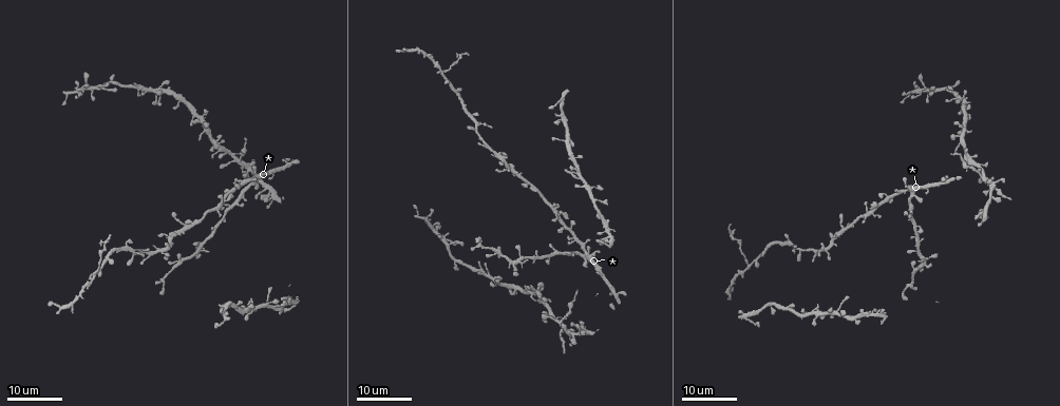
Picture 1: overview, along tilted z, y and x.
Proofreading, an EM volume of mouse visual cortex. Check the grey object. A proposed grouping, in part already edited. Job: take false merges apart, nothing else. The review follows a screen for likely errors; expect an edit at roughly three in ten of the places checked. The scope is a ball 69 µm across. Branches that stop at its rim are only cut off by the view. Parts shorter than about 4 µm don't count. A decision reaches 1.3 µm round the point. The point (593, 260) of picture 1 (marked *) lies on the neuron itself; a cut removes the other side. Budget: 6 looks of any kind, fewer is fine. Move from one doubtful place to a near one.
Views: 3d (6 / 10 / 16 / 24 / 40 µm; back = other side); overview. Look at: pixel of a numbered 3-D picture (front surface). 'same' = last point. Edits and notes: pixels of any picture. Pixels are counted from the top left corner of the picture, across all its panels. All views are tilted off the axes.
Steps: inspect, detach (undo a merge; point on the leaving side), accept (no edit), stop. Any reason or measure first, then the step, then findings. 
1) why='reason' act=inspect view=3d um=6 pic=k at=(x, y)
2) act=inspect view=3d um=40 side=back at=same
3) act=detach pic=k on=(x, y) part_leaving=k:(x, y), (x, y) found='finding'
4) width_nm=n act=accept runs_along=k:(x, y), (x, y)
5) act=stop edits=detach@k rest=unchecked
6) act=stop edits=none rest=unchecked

why='four-way junction' act=inspect view=3d um=24 pic=1 at=(985, 176)

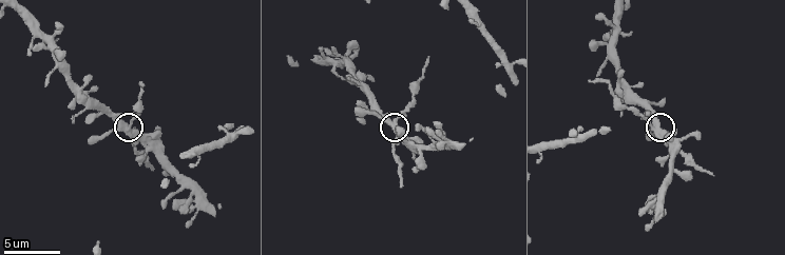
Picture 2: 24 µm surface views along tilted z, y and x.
act=inspect view=3d um=10 pic=2 at=(124, 131)

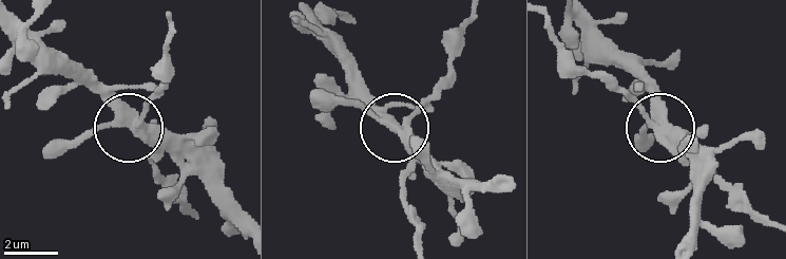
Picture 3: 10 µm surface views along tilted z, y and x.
width_nm=370 act=detach pic=3 on=(644, 113) part_leaving=3:(665, 144), (652, 118), (587, 72), (549, 25) found='a second neuron is stuck on'

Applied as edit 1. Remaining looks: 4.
act=inspect view=overview

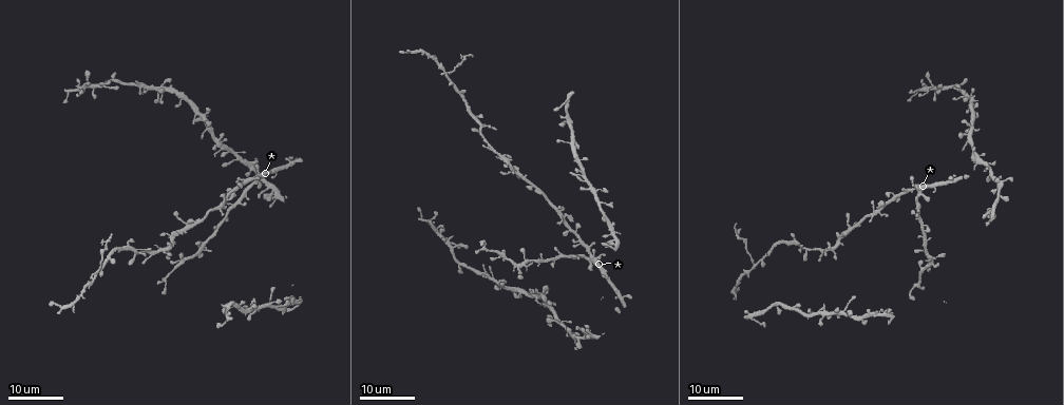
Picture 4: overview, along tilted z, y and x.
why='four arms meet' act=inspect view=3d um=24 pic=4 at=(163, 251)

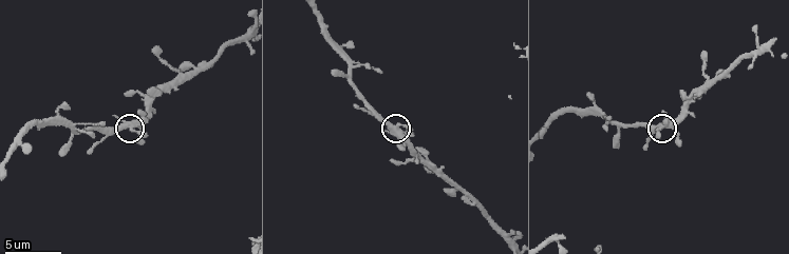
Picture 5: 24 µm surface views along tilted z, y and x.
act=inspect view=3d um=6 pic=5 at=(660, 126)

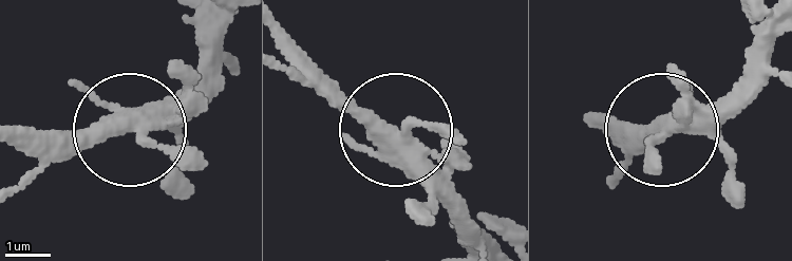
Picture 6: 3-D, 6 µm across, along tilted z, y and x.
act=inspect view=3d um=6 side=back pic=6 at=(664, 130)

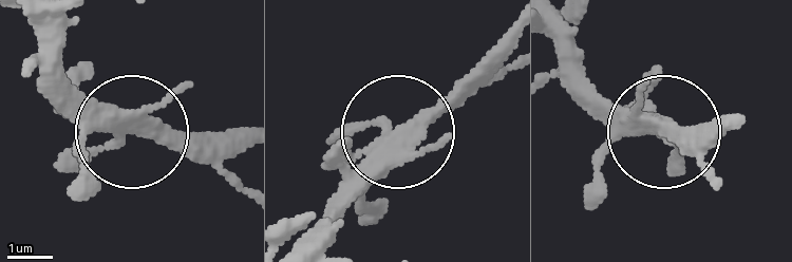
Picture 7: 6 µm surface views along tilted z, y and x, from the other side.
act=accept runs_along=7:(30, 23), (59, 72), (128, 129), (245, 138) found='one neuron here'

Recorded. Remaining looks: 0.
act=stop edits=detach@3 rest=unchecked

